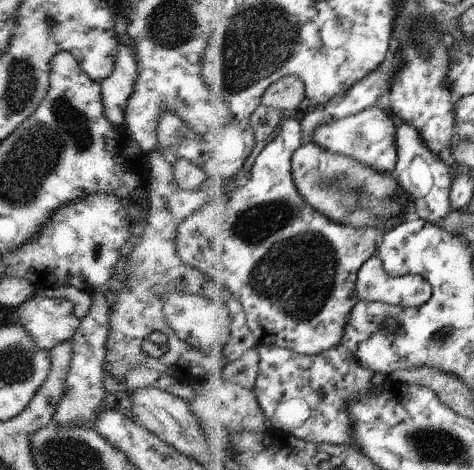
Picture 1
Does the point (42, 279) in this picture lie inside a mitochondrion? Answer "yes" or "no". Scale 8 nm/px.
no

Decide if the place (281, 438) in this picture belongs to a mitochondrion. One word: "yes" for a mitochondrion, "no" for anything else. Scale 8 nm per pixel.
no

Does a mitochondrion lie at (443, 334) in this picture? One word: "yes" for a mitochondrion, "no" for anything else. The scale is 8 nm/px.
yes

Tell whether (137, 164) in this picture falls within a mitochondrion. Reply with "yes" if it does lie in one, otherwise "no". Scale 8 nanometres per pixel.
no

